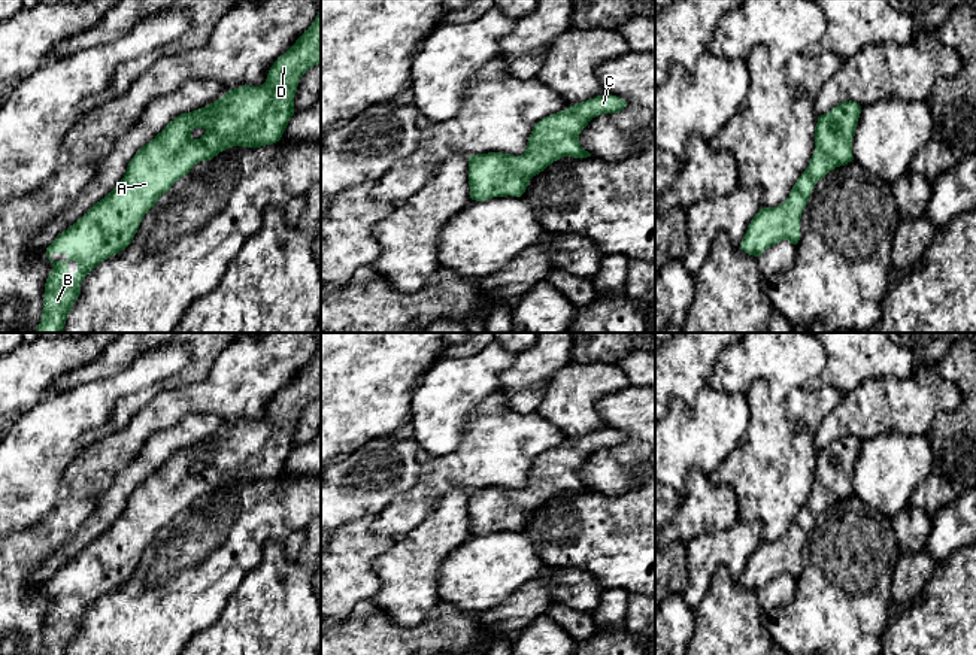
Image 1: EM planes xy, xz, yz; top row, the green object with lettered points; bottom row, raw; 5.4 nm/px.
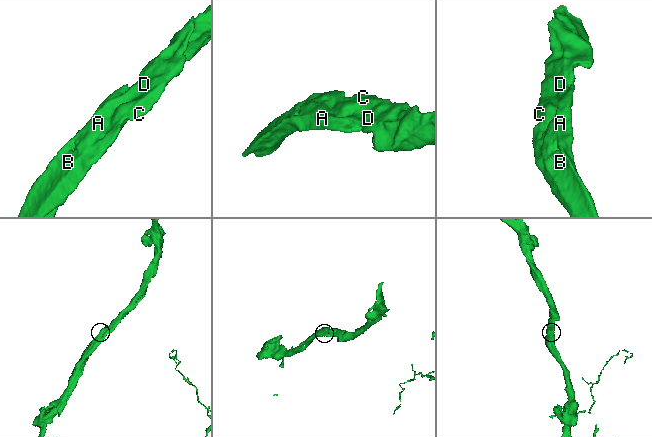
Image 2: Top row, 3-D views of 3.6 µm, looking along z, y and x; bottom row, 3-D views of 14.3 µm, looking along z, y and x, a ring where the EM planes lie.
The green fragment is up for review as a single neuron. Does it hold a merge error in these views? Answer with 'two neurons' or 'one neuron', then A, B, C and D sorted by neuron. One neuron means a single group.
one neuron; A B C D

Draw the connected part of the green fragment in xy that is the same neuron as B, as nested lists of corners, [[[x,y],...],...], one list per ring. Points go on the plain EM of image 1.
[[[321,346],[273,397],[263,419],[230,424],[201,443],[181,448],[140,482],[116,521],[46,582],[54,601],[40,655],[67,654],[85,610],[130,579],[149,543],[197,497],[233,480],[279,476],[294,449],[300,412],[318,398]]]

